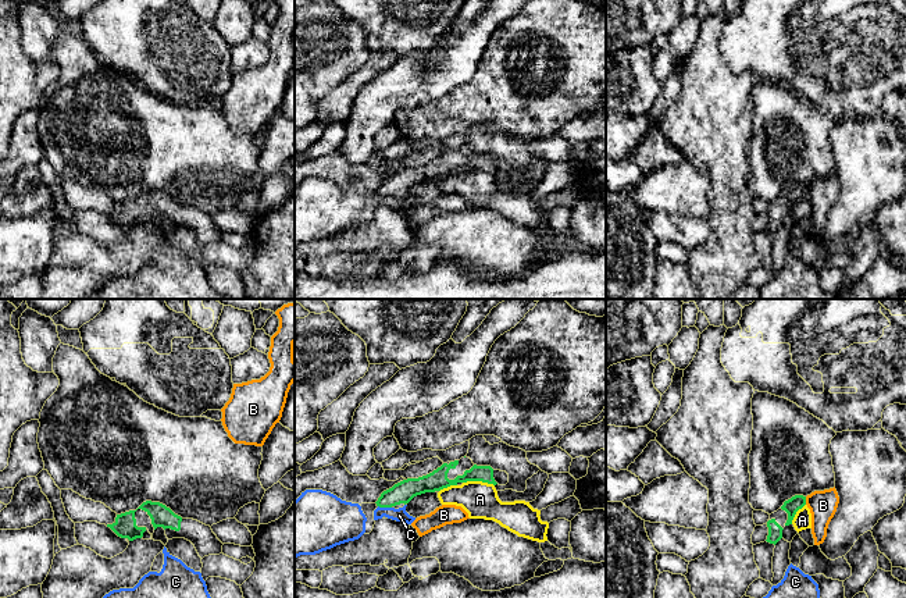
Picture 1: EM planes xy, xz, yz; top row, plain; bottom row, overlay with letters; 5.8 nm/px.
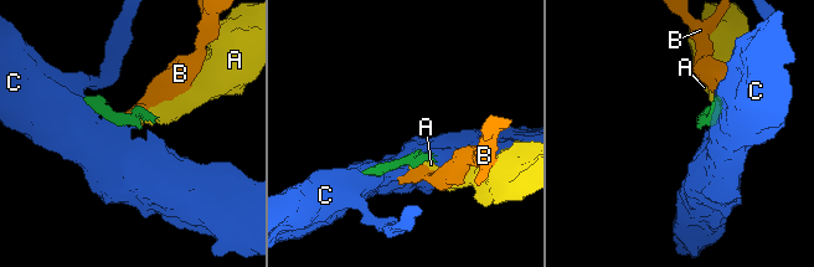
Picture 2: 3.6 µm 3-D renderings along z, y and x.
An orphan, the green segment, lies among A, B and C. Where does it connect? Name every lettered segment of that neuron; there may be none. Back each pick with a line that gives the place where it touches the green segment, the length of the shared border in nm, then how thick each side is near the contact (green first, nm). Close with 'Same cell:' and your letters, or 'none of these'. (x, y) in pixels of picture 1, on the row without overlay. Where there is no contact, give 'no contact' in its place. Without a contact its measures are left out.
Same cell: none of these

